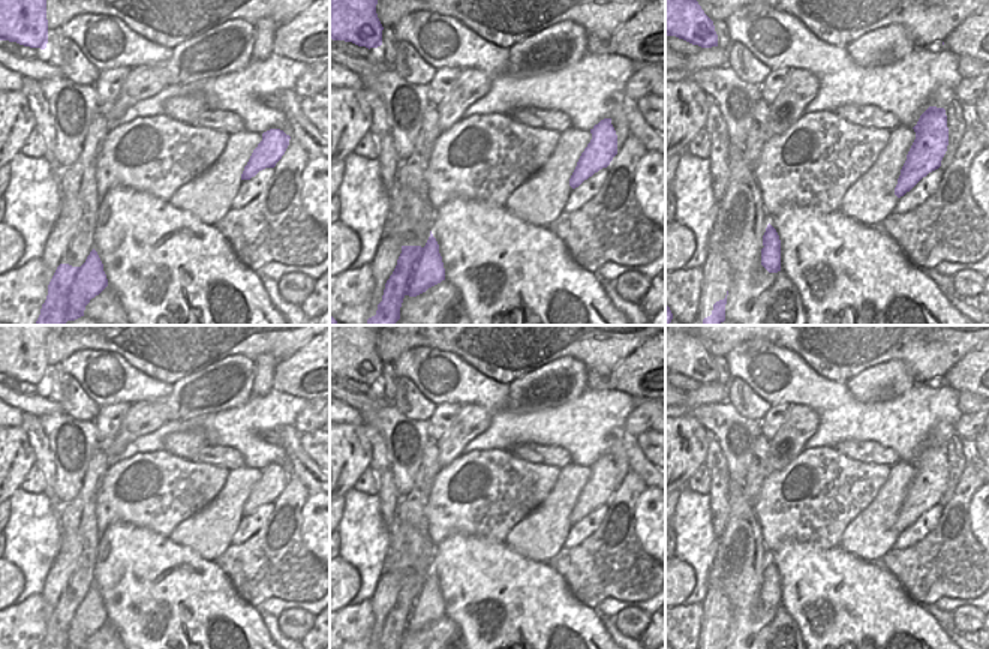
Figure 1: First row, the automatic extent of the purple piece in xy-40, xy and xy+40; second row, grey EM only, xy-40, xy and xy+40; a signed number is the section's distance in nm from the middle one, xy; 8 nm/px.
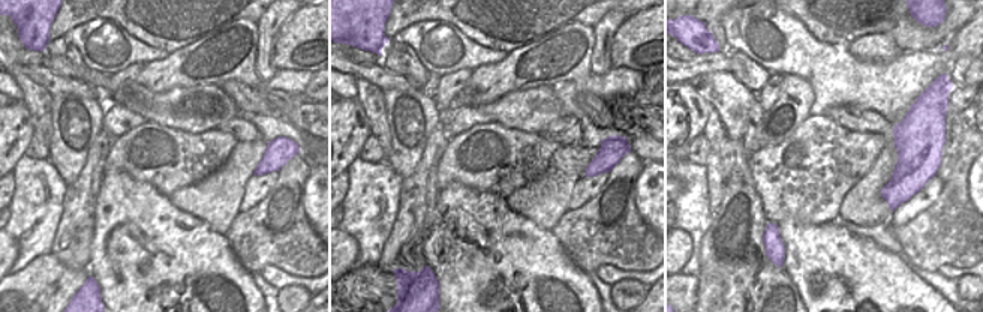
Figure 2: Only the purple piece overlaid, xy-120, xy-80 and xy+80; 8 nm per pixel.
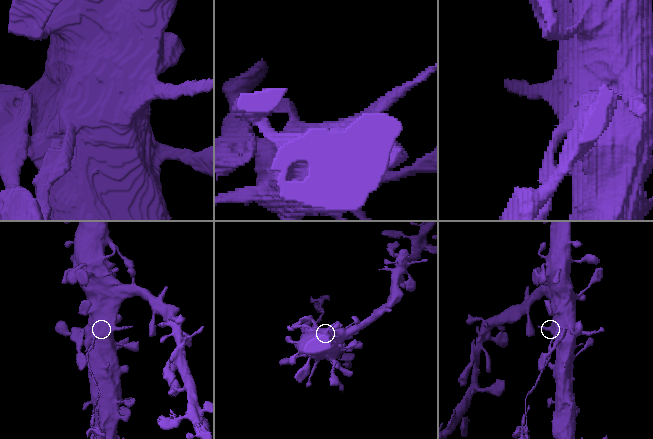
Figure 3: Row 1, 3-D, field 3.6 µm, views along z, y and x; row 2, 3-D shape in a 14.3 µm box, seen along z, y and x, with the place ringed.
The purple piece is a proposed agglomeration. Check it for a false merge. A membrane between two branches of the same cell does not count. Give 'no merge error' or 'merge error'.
merge error

